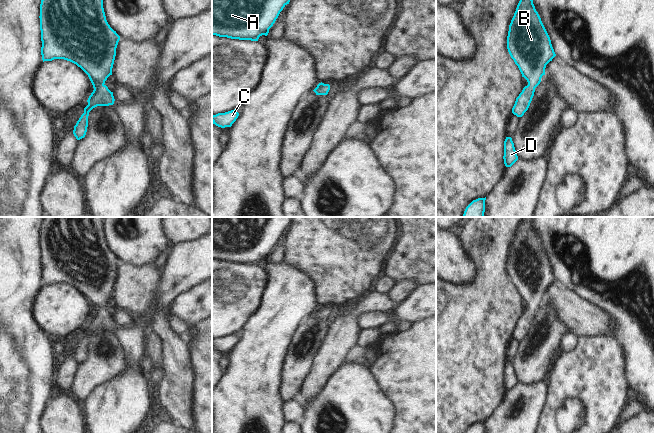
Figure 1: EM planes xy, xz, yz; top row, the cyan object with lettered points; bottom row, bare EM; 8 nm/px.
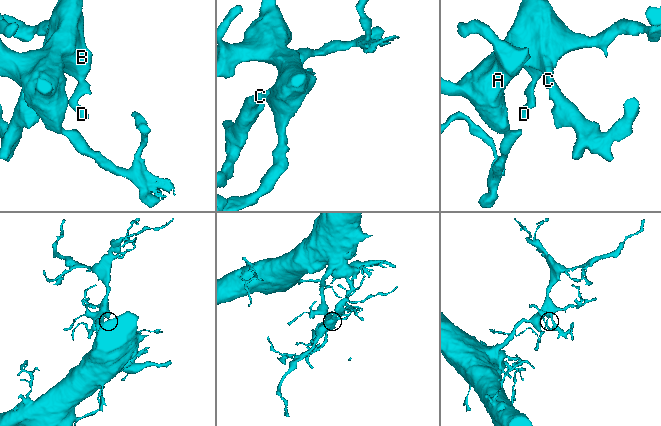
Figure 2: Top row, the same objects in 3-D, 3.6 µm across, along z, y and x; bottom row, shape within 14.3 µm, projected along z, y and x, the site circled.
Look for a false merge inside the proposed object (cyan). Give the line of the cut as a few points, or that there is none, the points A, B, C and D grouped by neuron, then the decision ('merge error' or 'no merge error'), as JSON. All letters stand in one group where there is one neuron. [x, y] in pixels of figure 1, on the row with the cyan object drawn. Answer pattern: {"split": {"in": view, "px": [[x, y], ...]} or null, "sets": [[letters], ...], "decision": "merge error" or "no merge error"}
{"split": null, "sets": [["A", "B", "C", "D"]], "decision": "no merge error"}

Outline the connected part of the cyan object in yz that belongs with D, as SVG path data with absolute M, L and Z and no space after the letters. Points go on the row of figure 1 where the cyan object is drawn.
M506 137L504 141L504 164L506 167L511 167L517 160L518 156L511 137Z

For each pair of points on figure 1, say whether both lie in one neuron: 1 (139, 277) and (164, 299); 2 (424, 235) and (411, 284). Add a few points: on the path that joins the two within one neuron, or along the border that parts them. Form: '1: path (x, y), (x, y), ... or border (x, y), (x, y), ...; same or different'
1: border (163, 270), (157, 297), (161, 304), (169, 308); different
2: border (396, 281), (414, 279), (418, 284); different

